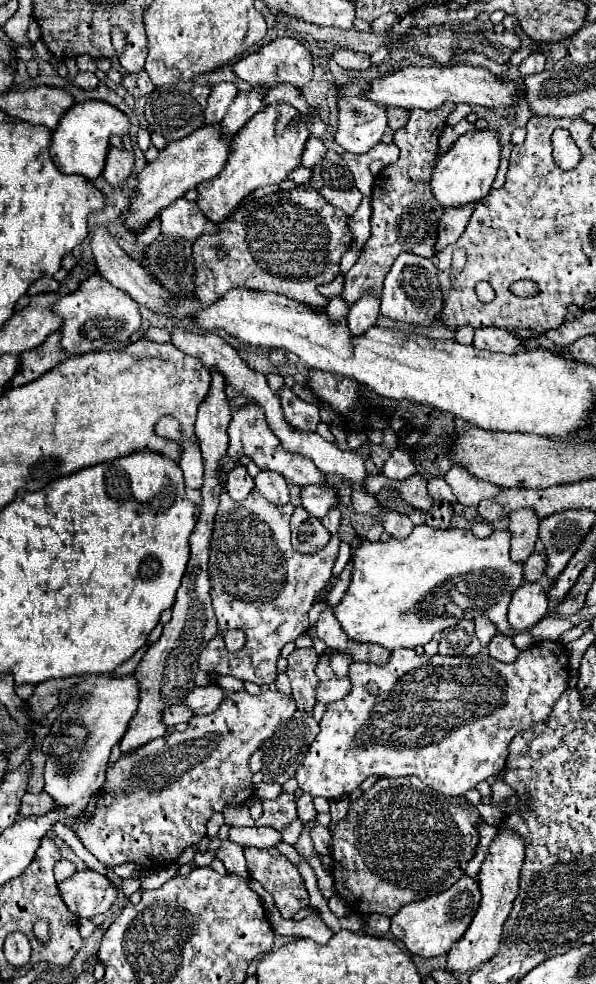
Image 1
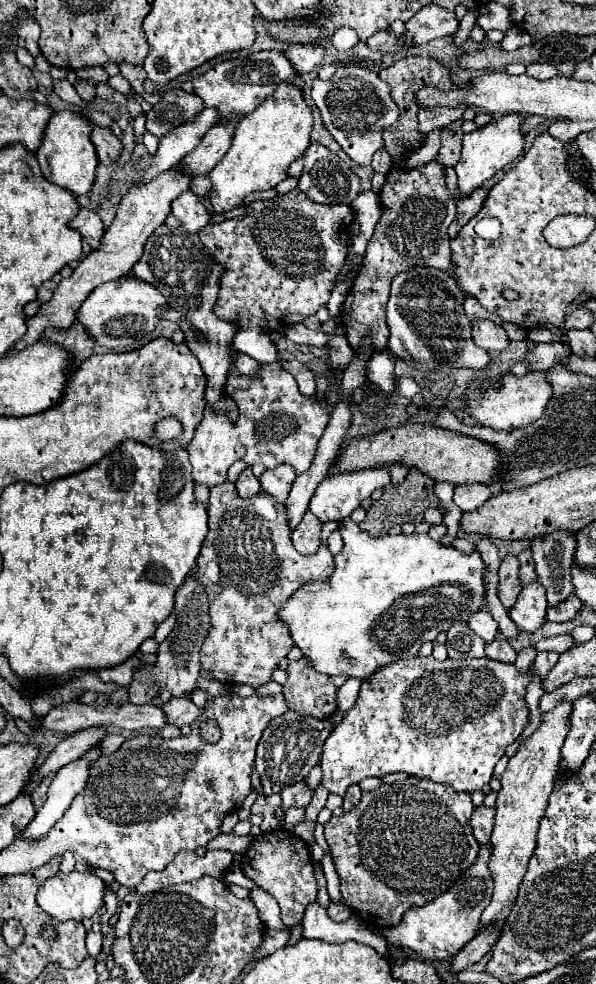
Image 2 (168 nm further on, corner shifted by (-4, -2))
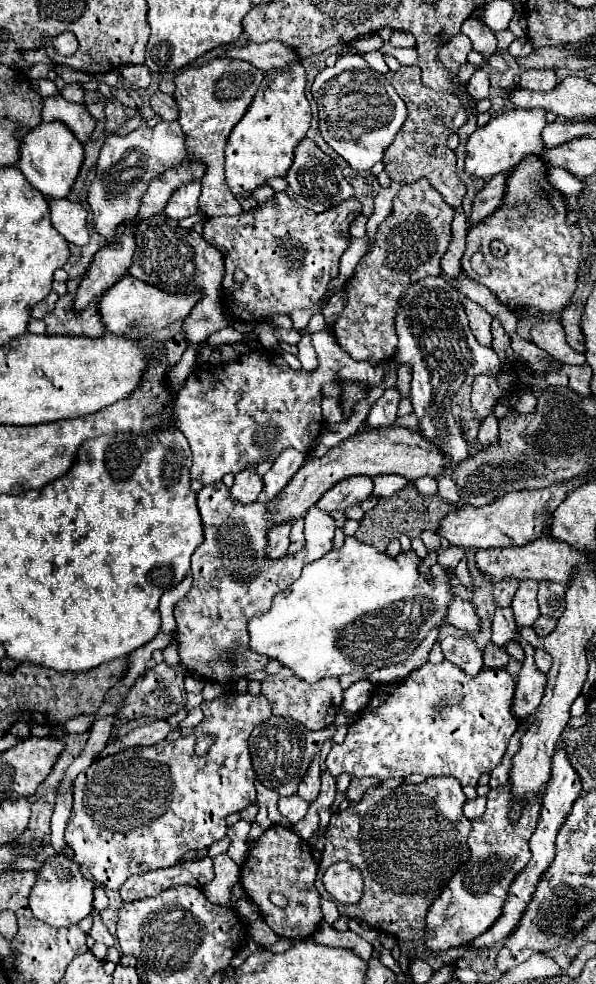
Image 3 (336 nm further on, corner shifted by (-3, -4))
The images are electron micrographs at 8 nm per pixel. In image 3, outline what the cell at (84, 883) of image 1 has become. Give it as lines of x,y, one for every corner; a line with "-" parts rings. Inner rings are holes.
56,855
54,859
46,859
46,865
38,871
38,881
32,887
28,899
36,919
52,927
64,927
64,925
78,923
92,911
94,883
80,873
78,865
72,859
66,859
64,855

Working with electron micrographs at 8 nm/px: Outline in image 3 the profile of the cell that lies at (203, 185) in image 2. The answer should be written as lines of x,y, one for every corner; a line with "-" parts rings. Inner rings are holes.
226,57
224,63
220,59
214,59
204,67
182,69
174,77
174,99
178,101
180,109
178,123
186,133
188,159
206,161
206,175
202,177
200,193
200,211
206,217
240,215
244,211
224,183
224,147
230,131
244,117
248,105
252,103
258,85
262,85
262,79
262,69
254,69
254,65
246,61
230,61
230,57

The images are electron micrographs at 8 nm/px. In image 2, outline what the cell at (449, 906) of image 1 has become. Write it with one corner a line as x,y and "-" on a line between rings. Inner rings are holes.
491,843
481,845
481,851
475,863
463,873
463,877
443,895
433,899
423,907
413,907
407,911
397,927
385,929
383,937
391,947
409,947
423,959
439,961
453,957
463,945
467,945
479,929
481,913
491,903
493,895
493,875
489,871
489,857
491,857

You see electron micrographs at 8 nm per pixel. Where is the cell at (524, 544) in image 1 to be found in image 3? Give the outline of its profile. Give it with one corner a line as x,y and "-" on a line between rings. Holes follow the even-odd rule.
510,607
506,609
498,609
494,613
494,621
492,621
492,643
496,643
498,647
502,647
504,643
508,643
510,639
514,639
516,633
516,623
514,623
514,613

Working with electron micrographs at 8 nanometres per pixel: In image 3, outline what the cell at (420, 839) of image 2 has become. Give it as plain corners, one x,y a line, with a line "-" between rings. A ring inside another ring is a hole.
426,777
426,781
418,785
402,783
396,789
370,787
360,803
350,803
346,811
332,813
326,829
322,861
318,865
316,889
320,891
322,897
336,903
340,915
356,917
378,931
394,935
398,941
418,941
424,933
424,915
430,903
442,893
446,883
470,857
468,833
472,825
462,813
464,803
466,803
466,795
462,791
462,785
452,777
-
338,861
348,861
362,871
364,895
356,905
346,905
336,901
322,883
324,871

